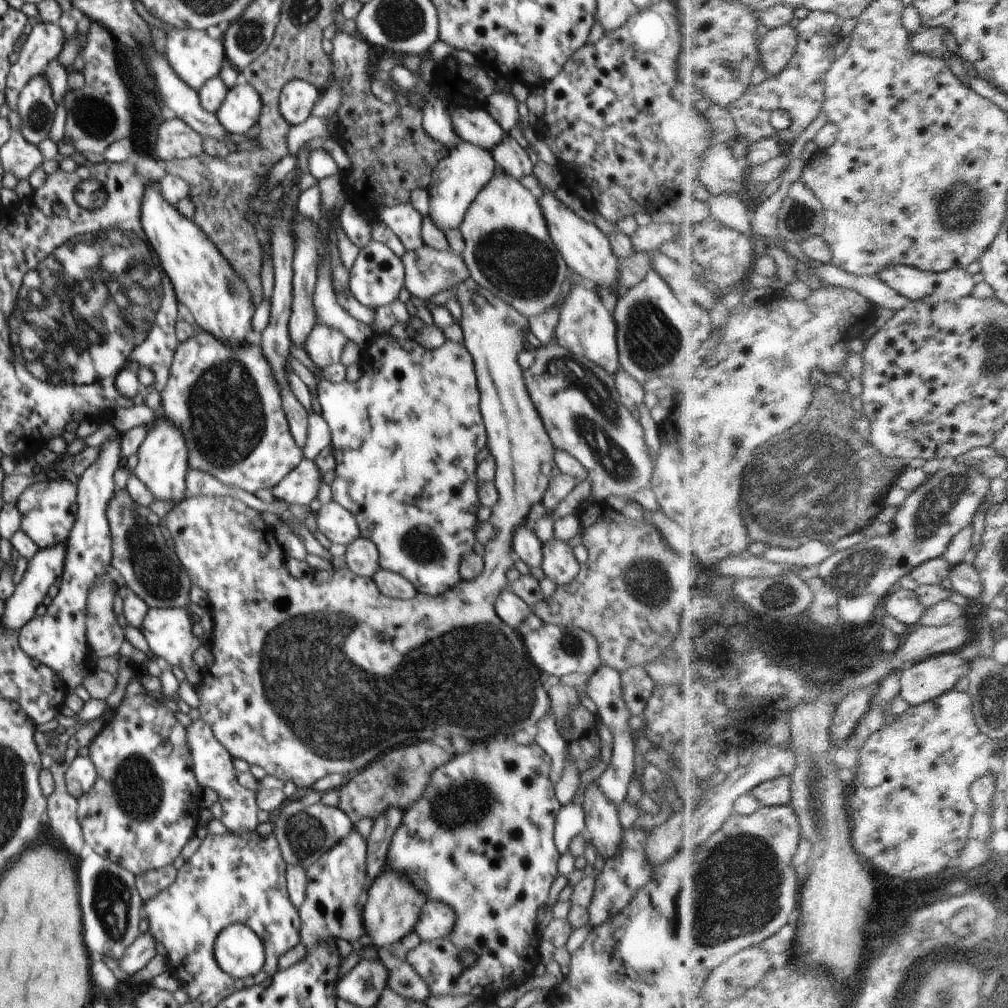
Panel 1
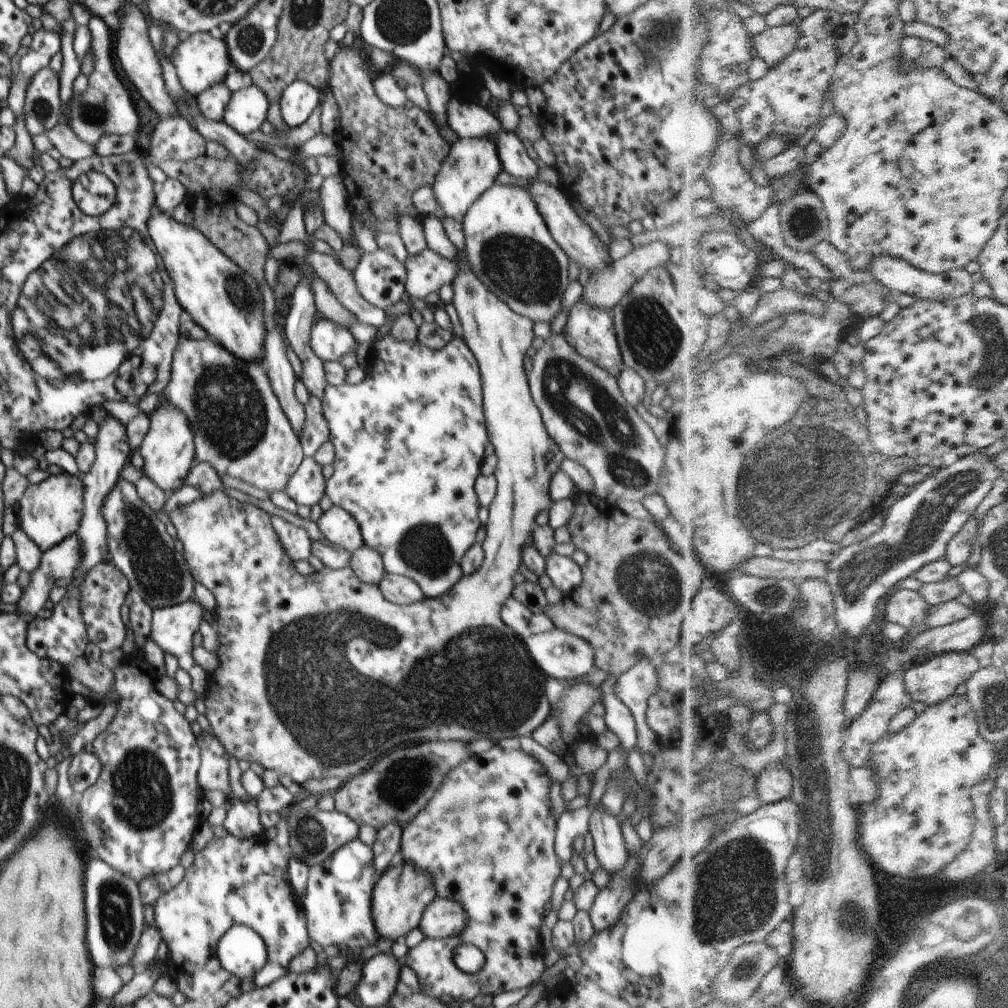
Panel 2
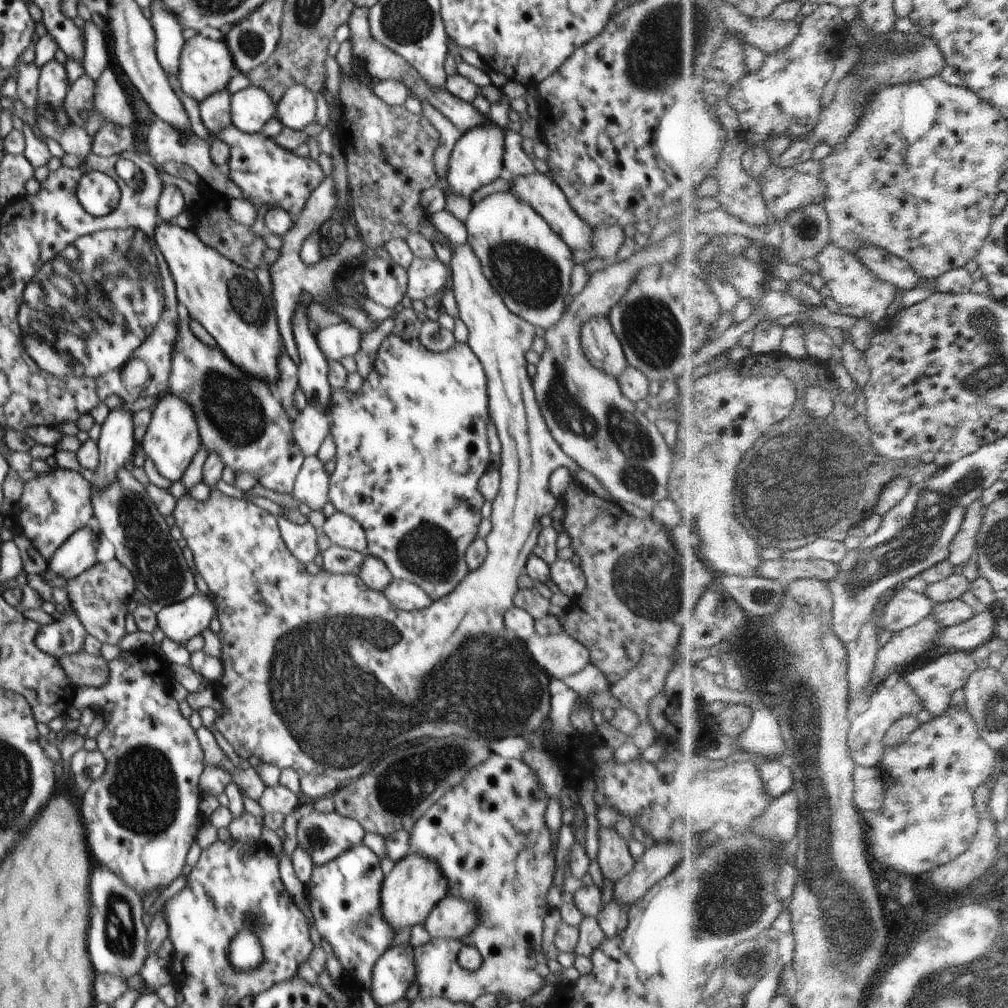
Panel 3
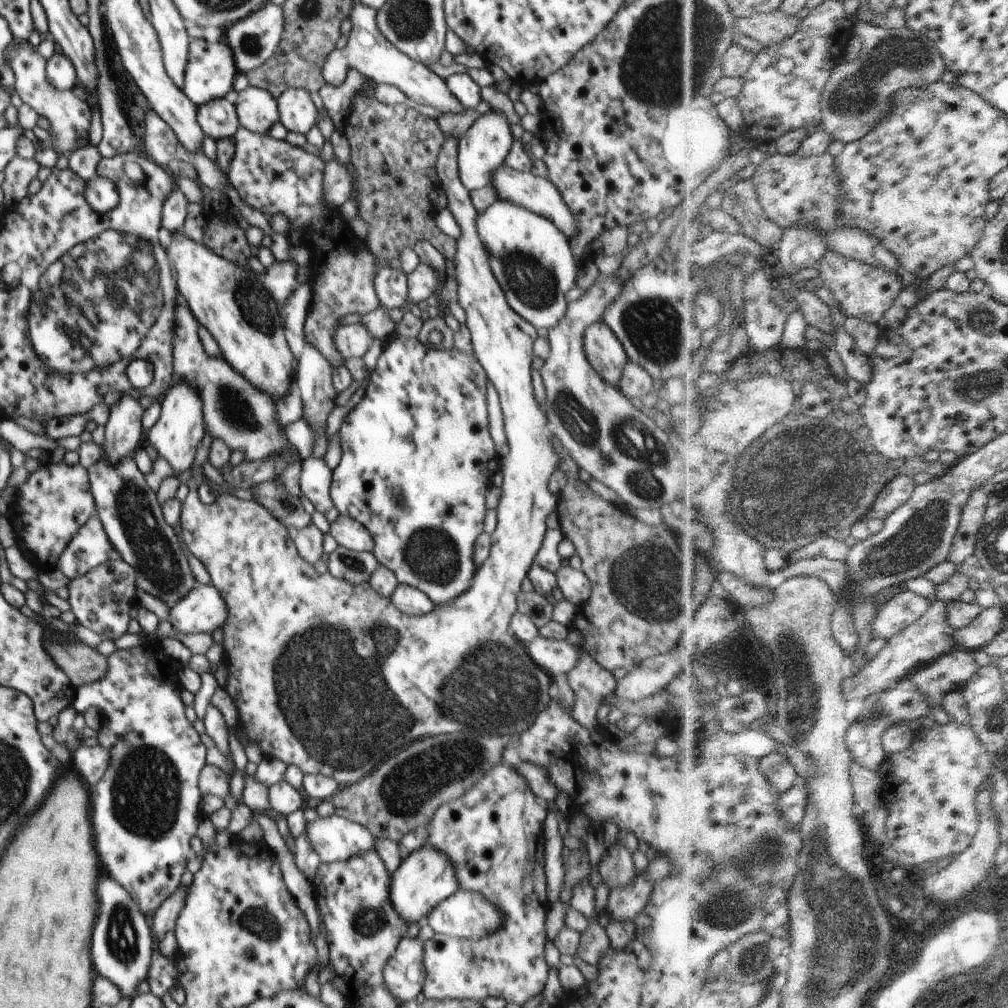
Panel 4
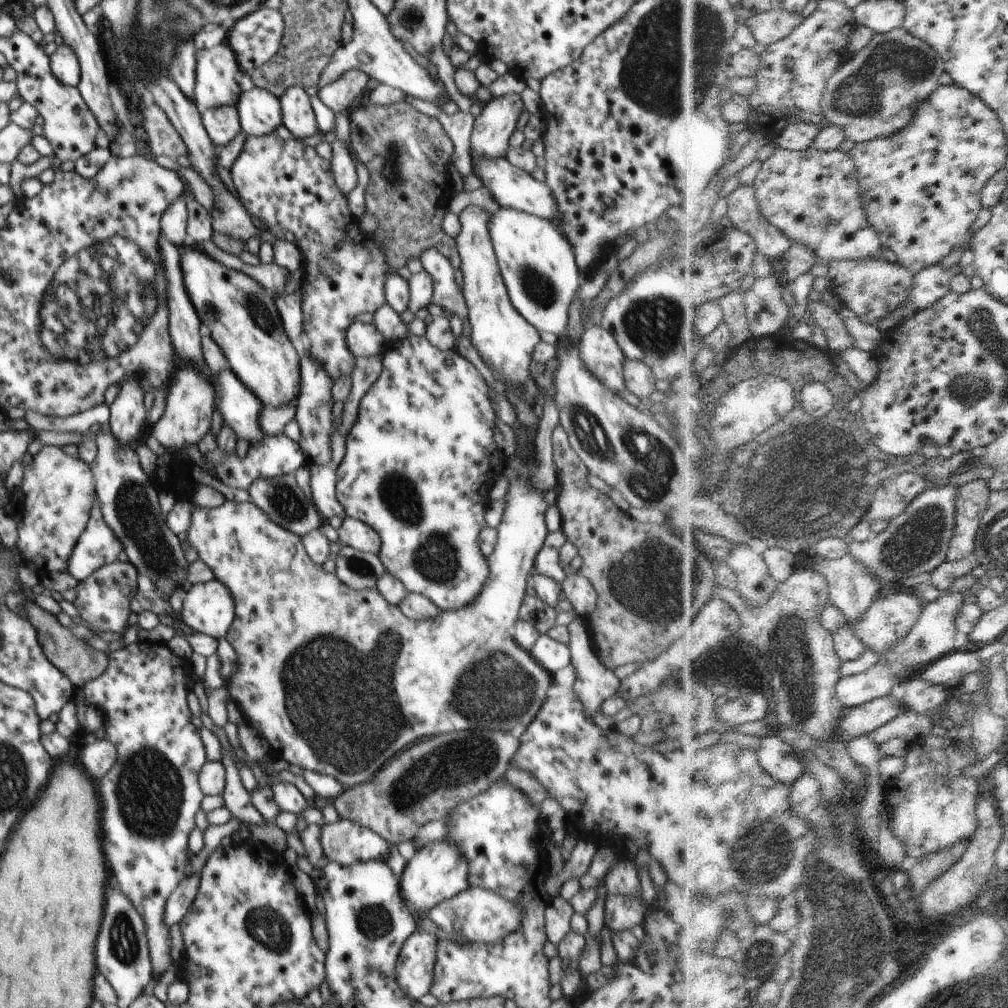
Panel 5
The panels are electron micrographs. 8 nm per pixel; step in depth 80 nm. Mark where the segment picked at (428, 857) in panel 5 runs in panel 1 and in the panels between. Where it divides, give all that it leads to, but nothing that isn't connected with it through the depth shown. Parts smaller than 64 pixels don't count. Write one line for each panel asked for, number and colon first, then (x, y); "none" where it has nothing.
1: (392, 906)
2: (403, 891)
3: (411, 887)
4: (427, 877)

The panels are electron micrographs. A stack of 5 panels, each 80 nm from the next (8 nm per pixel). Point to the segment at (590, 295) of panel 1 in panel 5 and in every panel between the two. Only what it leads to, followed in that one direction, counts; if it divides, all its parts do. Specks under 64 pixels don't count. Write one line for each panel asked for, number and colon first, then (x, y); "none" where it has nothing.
2: (590, 331)
3: (600, 344)
4: (604, 351)
5: (599, 352)

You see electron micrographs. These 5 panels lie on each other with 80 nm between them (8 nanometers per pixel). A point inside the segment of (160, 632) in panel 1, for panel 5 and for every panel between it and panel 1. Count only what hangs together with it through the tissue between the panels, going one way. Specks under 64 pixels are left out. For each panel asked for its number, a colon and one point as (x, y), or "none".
2: (172, 628)
3: (180, 621)
4: (203, 610)
5: (208, 607)

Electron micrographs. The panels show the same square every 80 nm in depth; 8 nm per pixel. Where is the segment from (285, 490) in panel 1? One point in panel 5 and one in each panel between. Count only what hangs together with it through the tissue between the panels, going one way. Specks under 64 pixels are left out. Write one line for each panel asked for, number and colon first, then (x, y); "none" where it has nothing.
2: (307, 485)
3: (311, 487)
4: (315, 479)
5: (324, 479)

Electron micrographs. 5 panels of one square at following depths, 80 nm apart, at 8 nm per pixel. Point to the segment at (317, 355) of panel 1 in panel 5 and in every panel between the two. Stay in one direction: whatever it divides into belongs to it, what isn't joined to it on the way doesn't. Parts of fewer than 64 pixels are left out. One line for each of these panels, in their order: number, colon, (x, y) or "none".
2: (330, 340)
3: (342, 340)
4: (353, 340)
5: (364, 340)

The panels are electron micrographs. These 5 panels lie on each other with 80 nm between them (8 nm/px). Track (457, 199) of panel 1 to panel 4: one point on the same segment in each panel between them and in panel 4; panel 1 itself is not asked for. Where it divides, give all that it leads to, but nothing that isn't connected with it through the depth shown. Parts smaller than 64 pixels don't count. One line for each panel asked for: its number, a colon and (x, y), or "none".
2: (470, 168)
3: (477, 158)
4: (484, 147)

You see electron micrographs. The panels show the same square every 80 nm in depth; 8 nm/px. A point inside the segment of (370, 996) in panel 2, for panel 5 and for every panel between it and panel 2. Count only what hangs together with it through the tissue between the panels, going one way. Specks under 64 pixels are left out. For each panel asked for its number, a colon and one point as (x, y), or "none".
3: (394, 972)
4: (405, 973)
5: (415, 974)

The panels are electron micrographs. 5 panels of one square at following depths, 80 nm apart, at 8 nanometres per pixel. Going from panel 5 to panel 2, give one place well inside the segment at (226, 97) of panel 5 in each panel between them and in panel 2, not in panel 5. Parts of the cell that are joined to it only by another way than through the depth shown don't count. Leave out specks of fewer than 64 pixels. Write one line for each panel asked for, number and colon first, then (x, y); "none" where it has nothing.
2: (201, 61)
3: (206, 66)
4: (211, 70)

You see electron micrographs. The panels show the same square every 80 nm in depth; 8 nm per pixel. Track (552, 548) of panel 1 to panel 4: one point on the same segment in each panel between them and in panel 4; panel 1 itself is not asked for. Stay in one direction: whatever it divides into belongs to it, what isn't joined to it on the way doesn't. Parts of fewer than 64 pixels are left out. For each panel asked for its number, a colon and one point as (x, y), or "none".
2: (565, 573)
3: (569, 578)
4: (575, 585)

